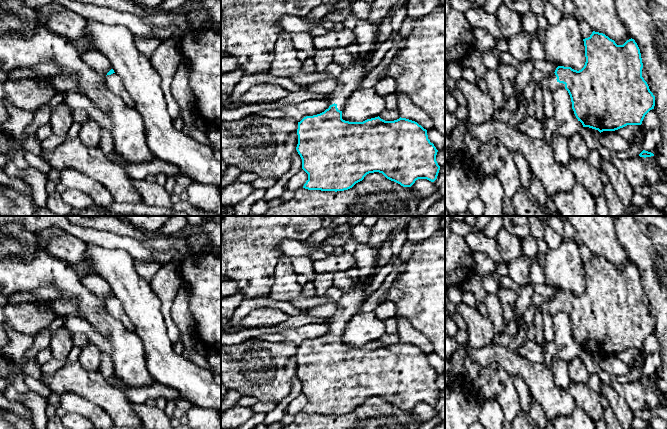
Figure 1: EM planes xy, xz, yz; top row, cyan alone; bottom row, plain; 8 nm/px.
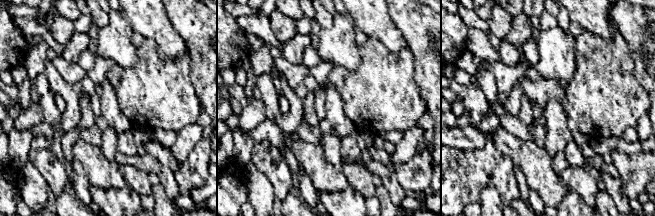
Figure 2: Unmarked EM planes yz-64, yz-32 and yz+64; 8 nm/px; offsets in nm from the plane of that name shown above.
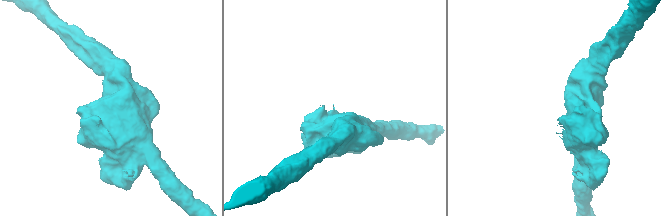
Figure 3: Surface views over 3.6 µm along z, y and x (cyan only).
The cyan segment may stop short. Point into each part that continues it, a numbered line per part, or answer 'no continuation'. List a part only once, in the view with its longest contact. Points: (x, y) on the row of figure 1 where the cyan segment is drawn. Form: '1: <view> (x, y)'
1: yz (550, 83)

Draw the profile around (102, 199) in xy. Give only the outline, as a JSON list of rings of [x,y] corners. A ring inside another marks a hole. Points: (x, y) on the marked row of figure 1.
[[[65,168],[59,171],[59,175],[60,183],[67,188],[86,193],[93,200],[94,207],[102,212],[115,201],[102,184],[83,173]]]

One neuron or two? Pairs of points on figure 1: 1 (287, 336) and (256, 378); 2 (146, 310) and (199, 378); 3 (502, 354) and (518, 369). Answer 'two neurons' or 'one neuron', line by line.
1: two neurons
2: one neuron
3: one neuron

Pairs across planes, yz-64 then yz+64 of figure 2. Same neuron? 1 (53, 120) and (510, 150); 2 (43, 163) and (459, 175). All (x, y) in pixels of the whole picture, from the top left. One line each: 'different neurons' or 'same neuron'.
1: different neurons
2: same neuron

